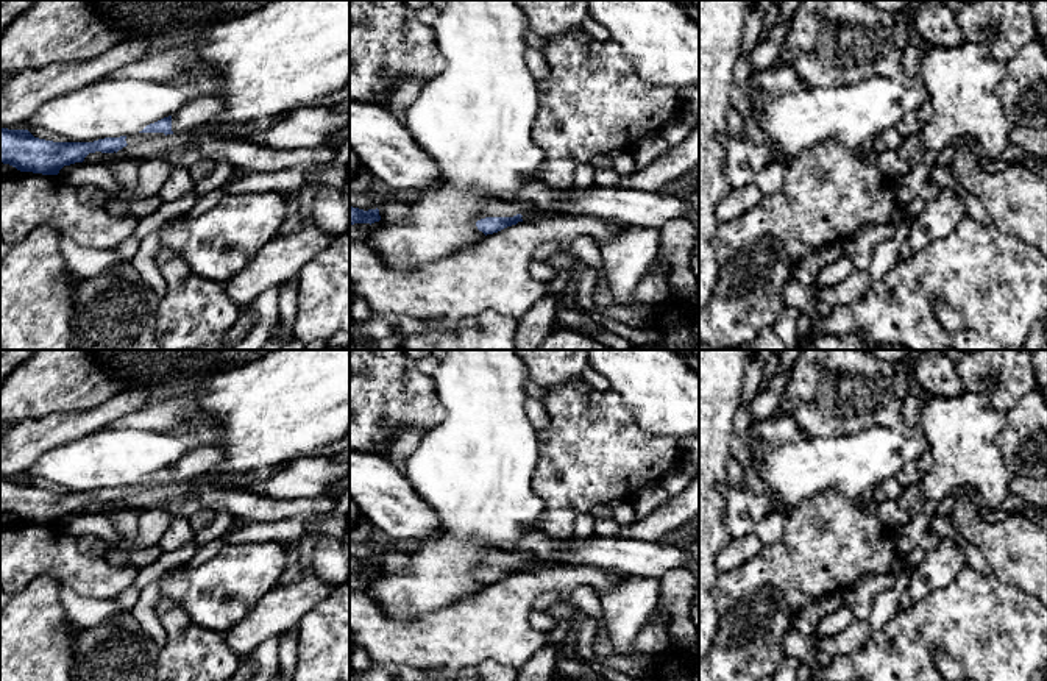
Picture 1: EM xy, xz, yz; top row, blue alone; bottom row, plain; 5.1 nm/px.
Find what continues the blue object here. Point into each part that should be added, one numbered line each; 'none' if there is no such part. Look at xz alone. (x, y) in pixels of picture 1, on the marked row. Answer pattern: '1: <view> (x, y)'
1: xz (504, 208)

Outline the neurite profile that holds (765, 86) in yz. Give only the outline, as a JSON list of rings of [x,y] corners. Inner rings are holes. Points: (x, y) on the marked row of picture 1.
[[[786,62],[772,64],[768,69],[752,72],[747,83],[751,98],[751,117],[779,97],[810,87],[802,81],[794,67]]]

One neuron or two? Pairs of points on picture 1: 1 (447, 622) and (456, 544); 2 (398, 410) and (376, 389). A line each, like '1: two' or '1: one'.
1: two
2: one

